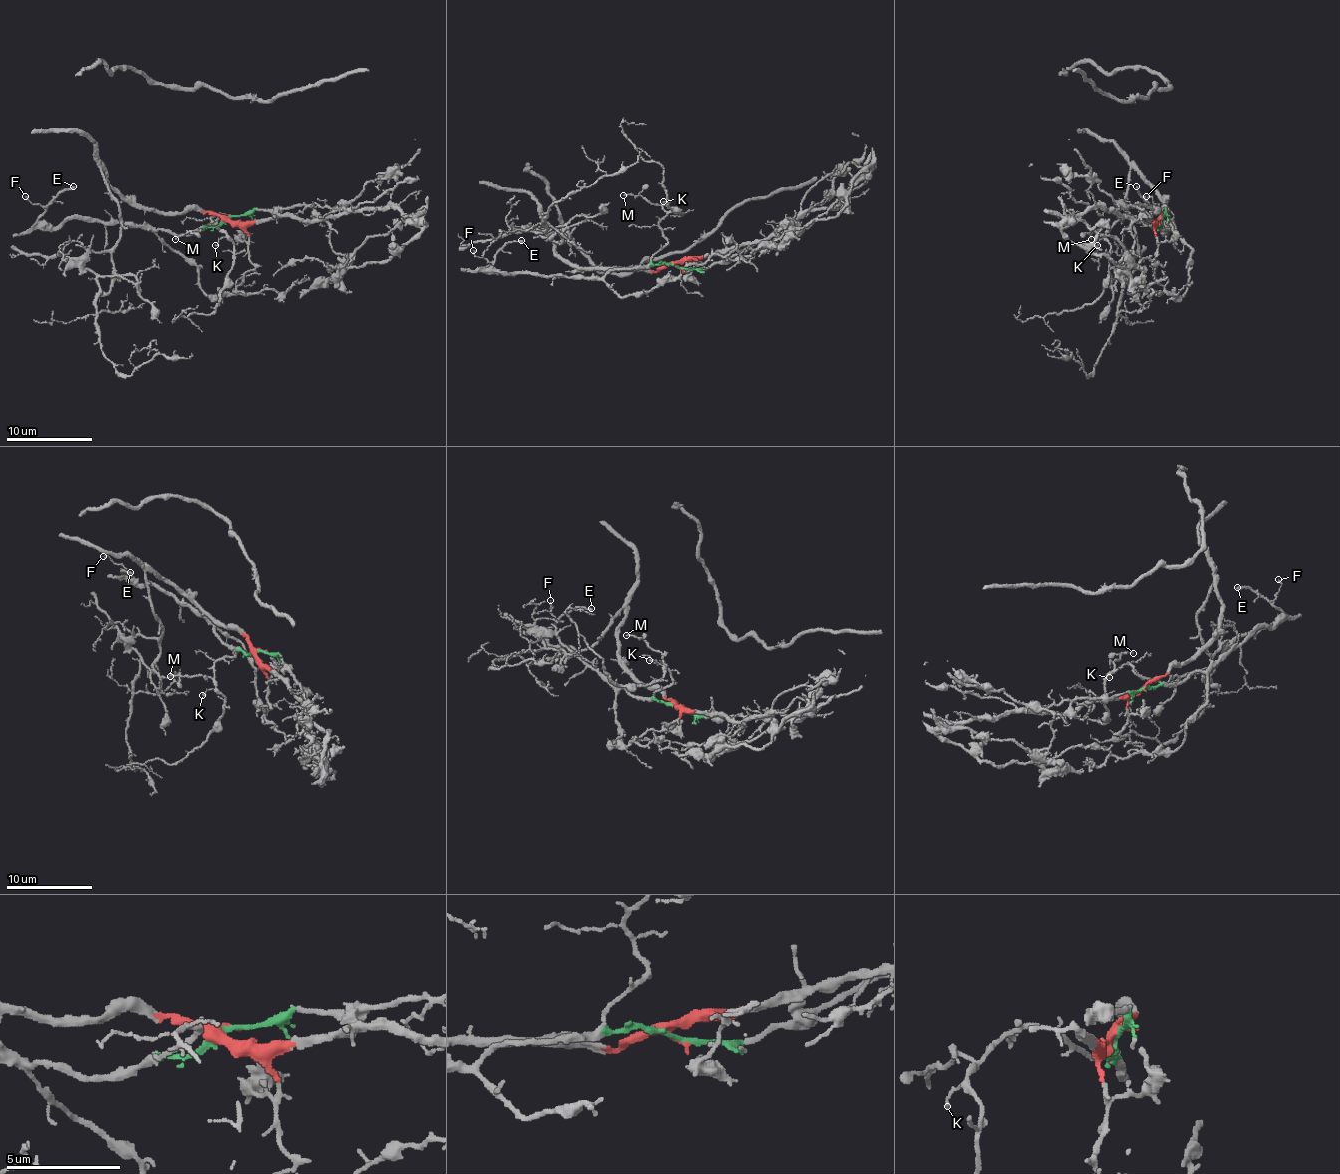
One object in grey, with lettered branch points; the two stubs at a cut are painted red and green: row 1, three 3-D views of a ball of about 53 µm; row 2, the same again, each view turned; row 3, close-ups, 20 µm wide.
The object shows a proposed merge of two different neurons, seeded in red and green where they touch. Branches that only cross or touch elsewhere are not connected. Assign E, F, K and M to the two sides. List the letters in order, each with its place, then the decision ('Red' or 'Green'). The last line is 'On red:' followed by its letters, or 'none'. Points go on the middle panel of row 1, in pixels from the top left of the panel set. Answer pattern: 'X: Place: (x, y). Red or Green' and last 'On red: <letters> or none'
E: Place: (521, 240). Green
F: Place: (473, 250). Green
K: Place: (663, 201). Green
M: Place: (623, 195). Green
On red: none

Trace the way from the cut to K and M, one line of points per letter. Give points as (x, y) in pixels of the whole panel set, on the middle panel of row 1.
K: (676, 266), (651, 260), (666, 243), (659, 223), (674, 211), (663, 202)
M: (676, 266), (651, 260), (666, 243), (659, 223), (666, 211), (644, 198), (629, 193), (623, 196)

